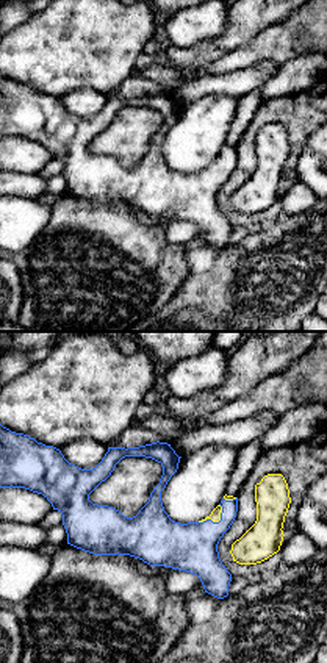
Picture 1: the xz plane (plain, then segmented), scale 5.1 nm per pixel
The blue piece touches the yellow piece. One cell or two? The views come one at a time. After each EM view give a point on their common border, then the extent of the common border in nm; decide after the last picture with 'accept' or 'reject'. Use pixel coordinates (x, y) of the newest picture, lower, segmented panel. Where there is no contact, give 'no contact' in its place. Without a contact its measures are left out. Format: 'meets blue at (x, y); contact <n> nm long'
meets blue at (215, 523); contact 150 nm long

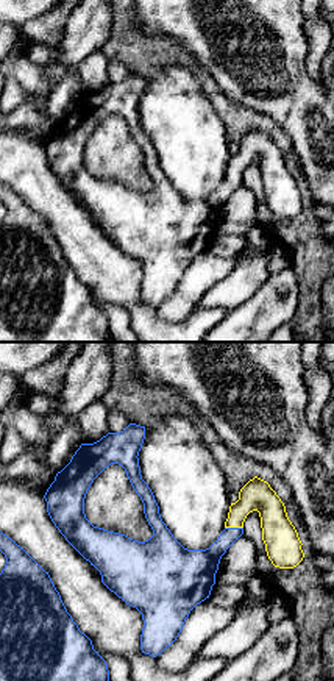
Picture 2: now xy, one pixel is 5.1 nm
meets blue at (234, 528); contact 100 nm long

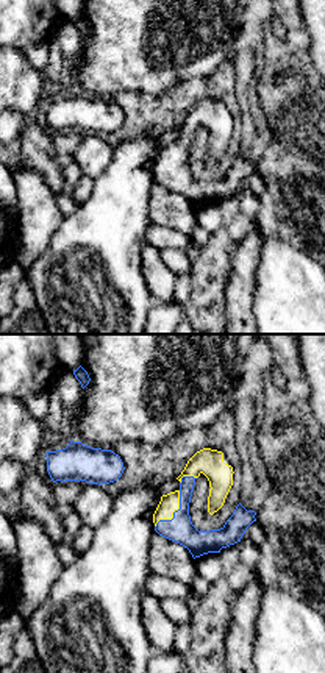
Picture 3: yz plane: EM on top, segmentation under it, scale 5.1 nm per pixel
meets blue at (174, 514); contact 240 nm long

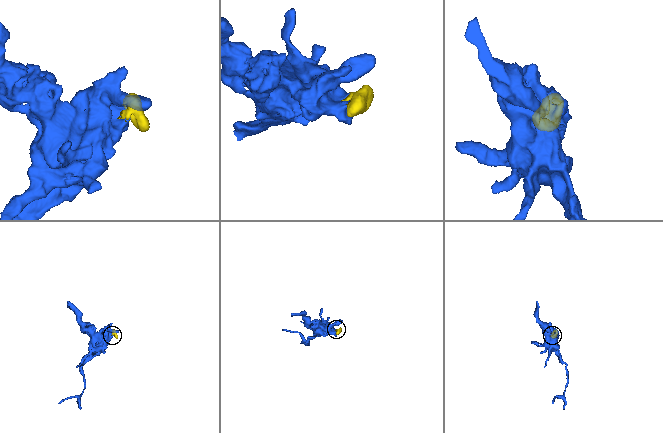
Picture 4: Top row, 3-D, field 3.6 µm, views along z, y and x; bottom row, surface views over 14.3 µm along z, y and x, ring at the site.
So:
accept

